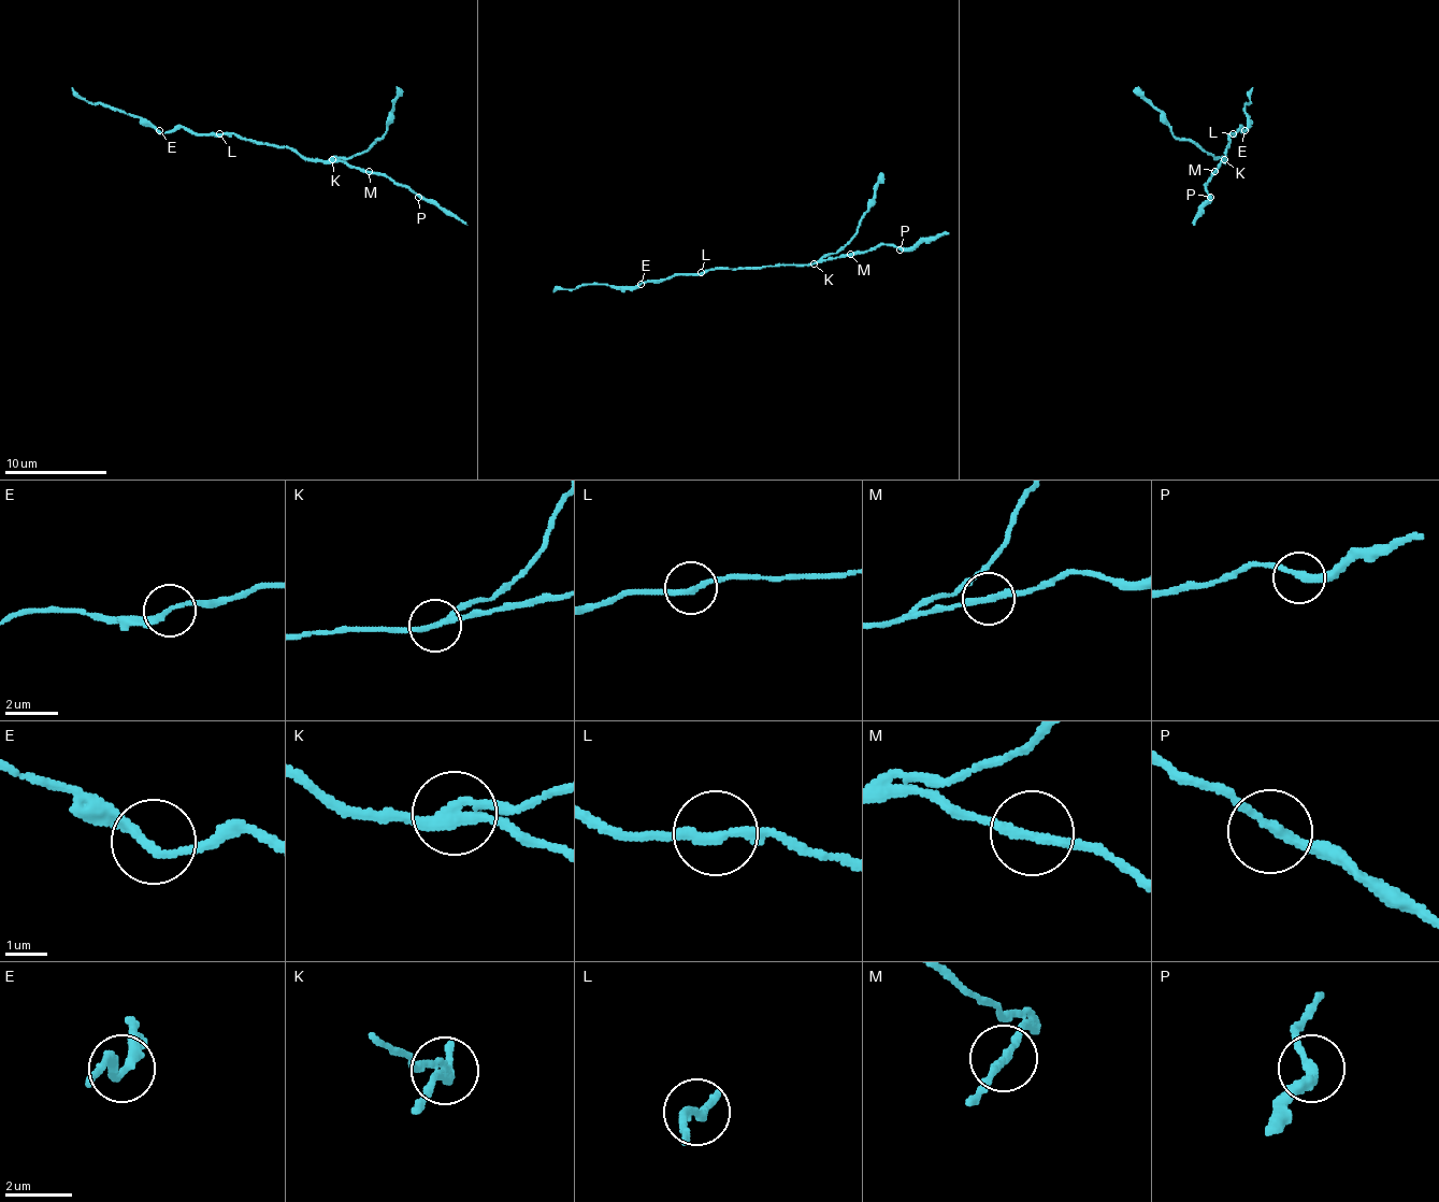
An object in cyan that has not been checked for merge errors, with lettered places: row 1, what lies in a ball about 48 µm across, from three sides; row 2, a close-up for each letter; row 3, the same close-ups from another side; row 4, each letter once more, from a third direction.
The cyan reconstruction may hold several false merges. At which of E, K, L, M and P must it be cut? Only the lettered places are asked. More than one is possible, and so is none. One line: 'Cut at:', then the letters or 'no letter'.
Cut at: K

